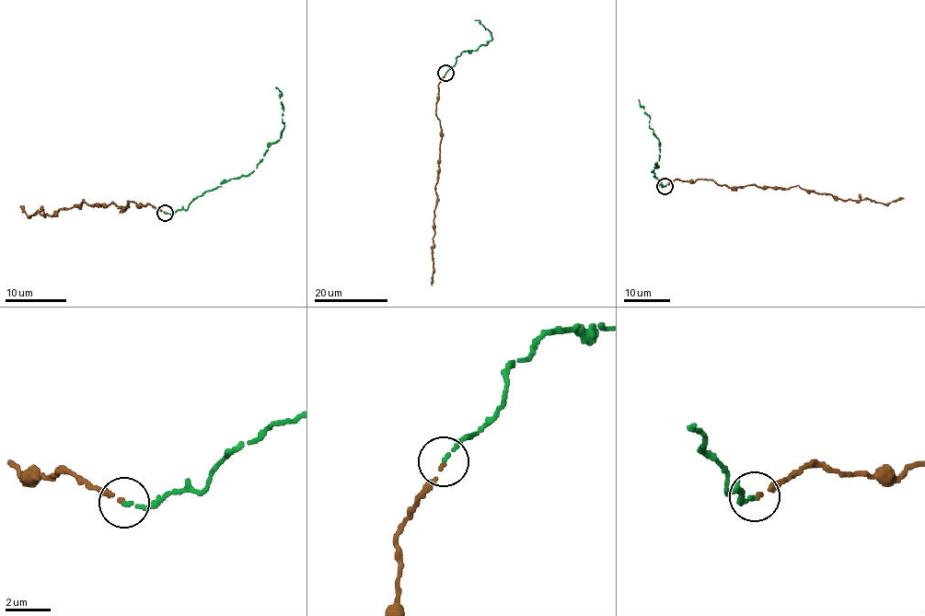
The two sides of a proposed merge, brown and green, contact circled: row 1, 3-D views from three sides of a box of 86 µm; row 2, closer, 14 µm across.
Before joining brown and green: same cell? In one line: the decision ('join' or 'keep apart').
keep apart

